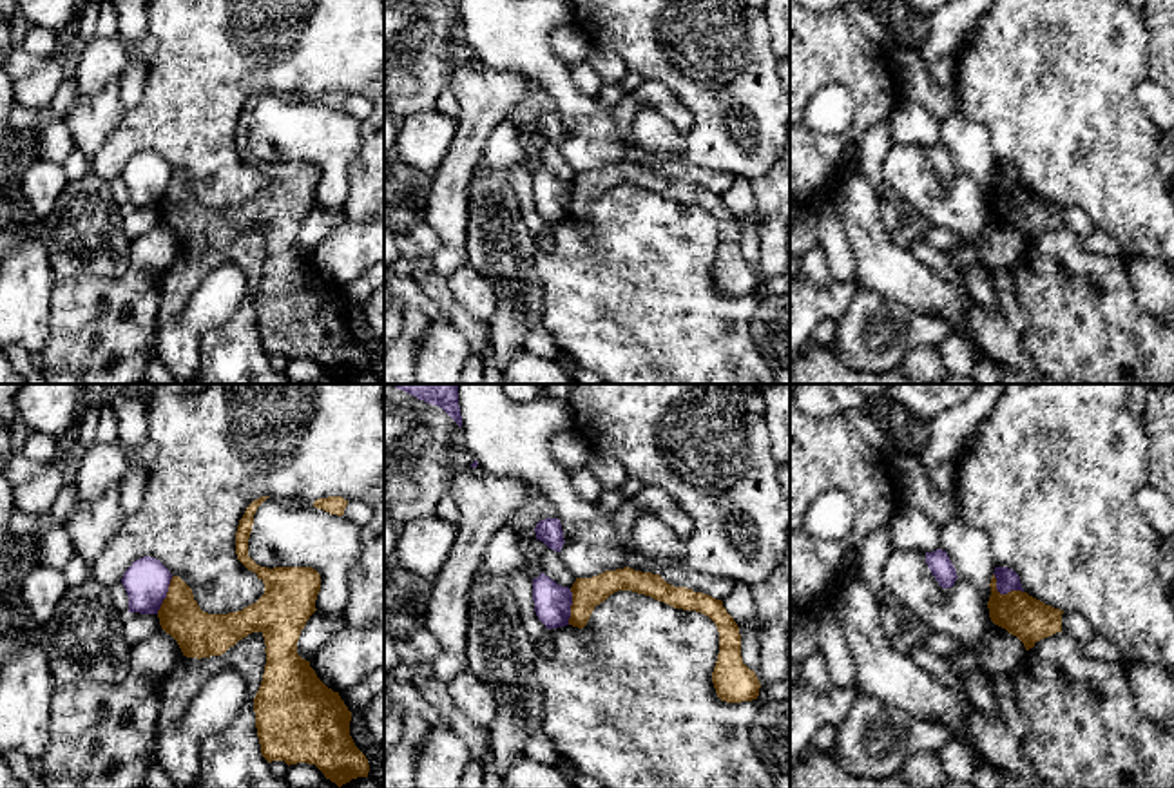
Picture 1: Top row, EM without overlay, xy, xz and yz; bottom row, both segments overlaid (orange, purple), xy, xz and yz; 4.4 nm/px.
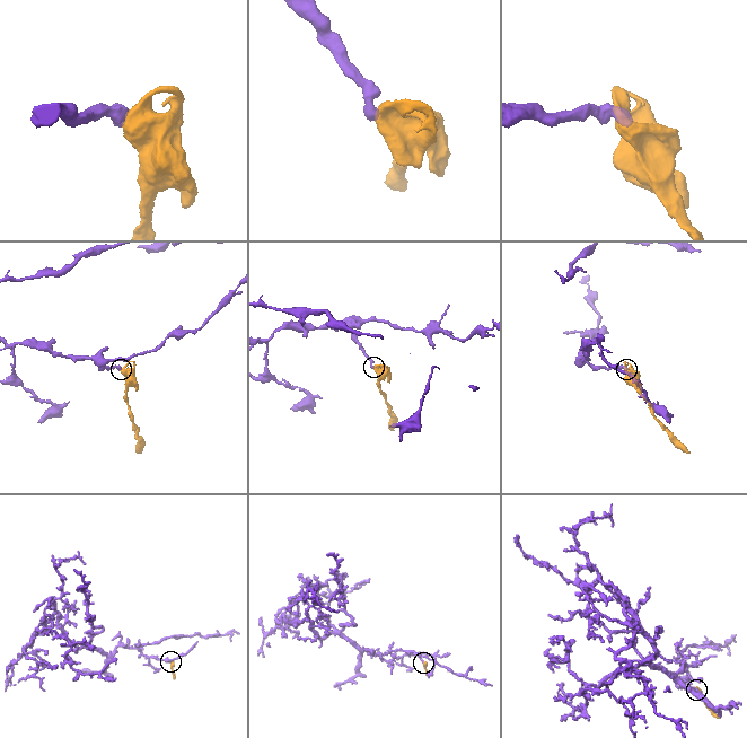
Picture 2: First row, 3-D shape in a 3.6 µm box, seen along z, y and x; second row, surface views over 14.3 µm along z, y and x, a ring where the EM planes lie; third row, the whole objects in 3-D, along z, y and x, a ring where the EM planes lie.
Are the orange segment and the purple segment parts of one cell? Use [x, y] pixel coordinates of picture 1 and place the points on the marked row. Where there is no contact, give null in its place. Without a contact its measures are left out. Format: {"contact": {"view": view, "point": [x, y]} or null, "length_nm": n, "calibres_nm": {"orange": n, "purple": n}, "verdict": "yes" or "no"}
{"contact": {"view": "yz", "point": [1002, 595]}, "length_nm": 160, "calibres_nm": {"orange": 190, "purple": 100}, "verdict": "no"}

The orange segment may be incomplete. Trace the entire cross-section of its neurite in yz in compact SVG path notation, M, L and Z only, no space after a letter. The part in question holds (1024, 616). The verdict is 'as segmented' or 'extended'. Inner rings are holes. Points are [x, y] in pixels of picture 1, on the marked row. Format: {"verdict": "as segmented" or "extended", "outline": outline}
{"verdict": "as segmented", "outline": "M995 574L989 587L987 609L991 621L1016 636L1025 650L1033 649L1036 641L1062 632L1063 610L1045 605L1022 591L1000 594Z"}

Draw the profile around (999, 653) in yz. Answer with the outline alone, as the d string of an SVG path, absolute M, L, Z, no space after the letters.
M993 621L971 650L982 668L993 676L1013 676L1027 654L1024 643L1016 636Z

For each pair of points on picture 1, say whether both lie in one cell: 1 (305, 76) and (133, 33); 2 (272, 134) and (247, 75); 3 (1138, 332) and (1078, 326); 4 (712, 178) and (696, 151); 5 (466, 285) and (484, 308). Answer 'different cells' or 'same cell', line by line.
1: different cells
2: different cells
3: same cell
4: different cells
5: same cell

